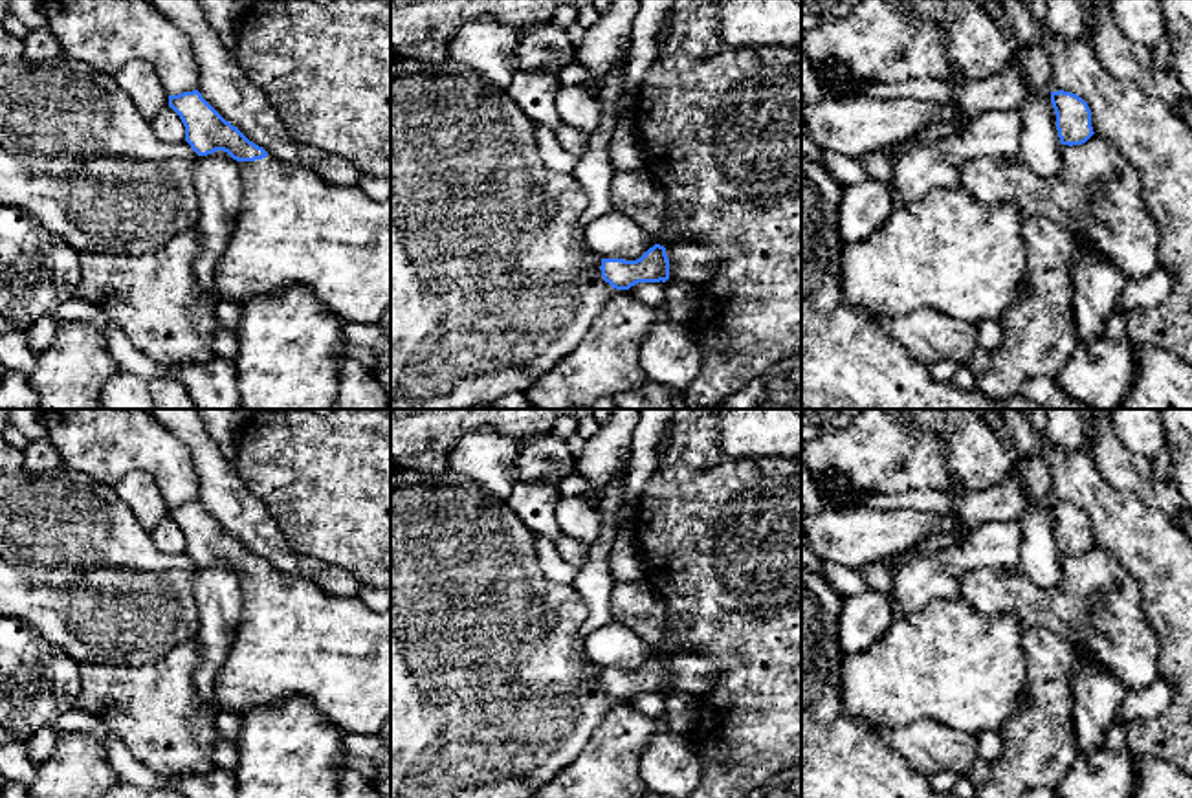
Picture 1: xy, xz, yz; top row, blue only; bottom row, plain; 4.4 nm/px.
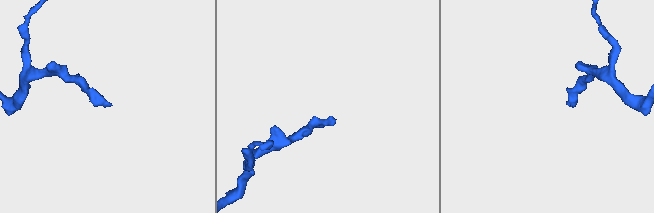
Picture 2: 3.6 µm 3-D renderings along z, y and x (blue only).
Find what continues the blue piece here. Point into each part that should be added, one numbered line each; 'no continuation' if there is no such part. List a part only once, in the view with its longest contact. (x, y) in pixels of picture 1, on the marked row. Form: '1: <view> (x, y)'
1: xy (292, 228)

